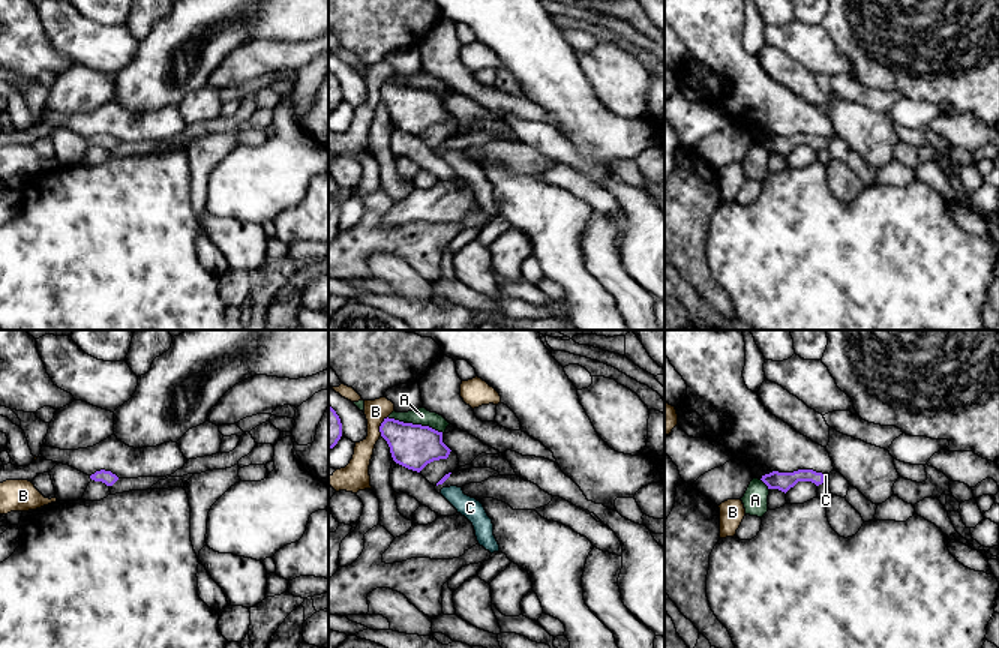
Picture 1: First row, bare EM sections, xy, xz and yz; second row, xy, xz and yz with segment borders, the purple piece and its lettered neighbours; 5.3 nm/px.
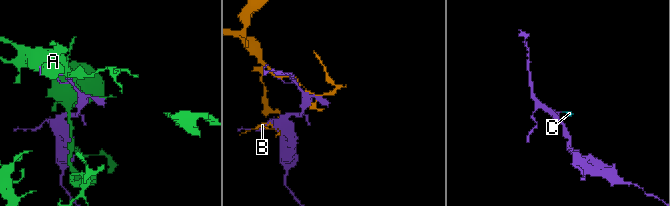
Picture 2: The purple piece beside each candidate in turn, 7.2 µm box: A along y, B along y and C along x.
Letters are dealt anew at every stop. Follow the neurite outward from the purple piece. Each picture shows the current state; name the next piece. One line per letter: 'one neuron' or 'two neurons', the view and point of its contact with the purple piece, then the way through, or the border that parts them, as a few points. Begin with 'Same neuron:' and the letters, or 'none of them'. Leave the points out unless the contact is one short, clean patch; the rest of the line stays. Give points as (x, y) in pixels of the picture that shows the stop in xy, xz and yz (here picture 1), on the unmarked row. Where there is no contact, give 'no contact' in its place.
Same neuron: C
A: two neurons; meets purple in xz at (416, 89)
B: two neurons; meets purple in xz at (380, 90)
C: one neuron; meets purple in yz at (822, 143); runs through yz (783, 146), (797, 140), (822, 143), (825, 140)

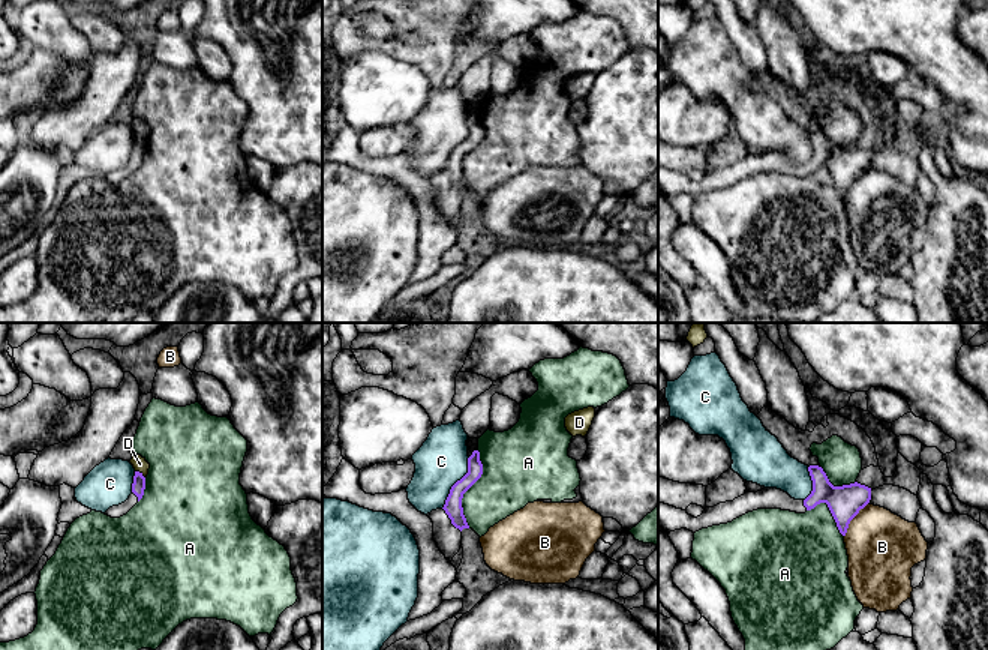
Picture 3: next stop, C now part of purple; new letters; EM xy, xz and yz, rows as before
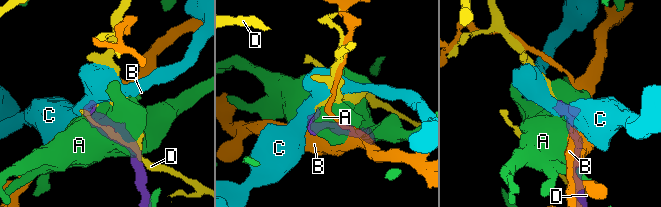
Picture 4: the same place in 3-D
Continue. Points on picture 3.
Same neuron: none of them
A: two neurons; meets purple in xz at (468, 152)
B: two neurons; meets purple in yz at (852, 182)
C: two neurons; meets purple in xz at (456, 146)
D: two neurons; meets purple in xy at (140, 137); border along xy (135, 134), (144, 141)

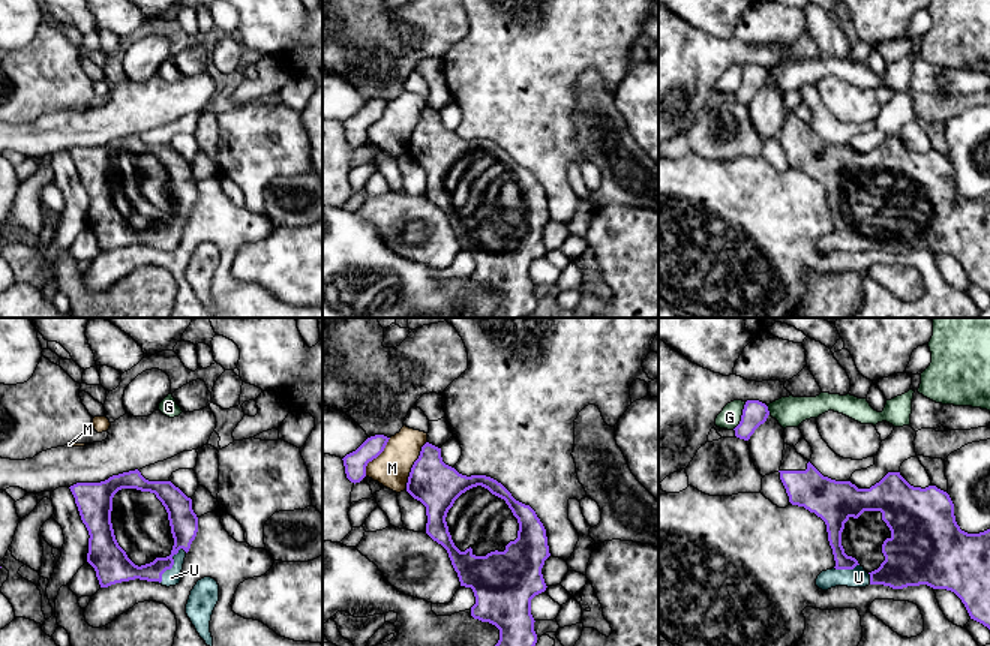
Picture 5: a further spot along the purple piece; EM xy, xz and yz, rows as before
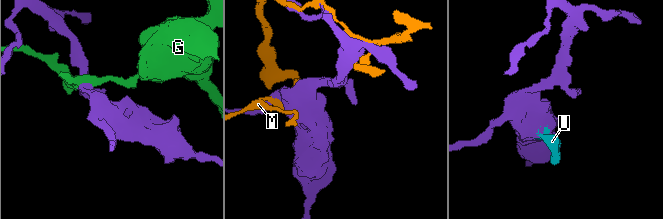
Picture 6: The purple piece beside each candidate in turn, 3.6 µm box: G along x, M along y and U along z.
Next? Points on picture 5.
Same neuron: U
G: two neurons; meets purple in yz at (741, 80); border along yz (746, 66), (741, 84), (732, 93)
M: two neurons; meets purple in xz at (413, 129)
U: one neuron; meets purple in xy at (170, 233); runs through xy (183, 189), (182, 210), (170, 233), (171, 242)

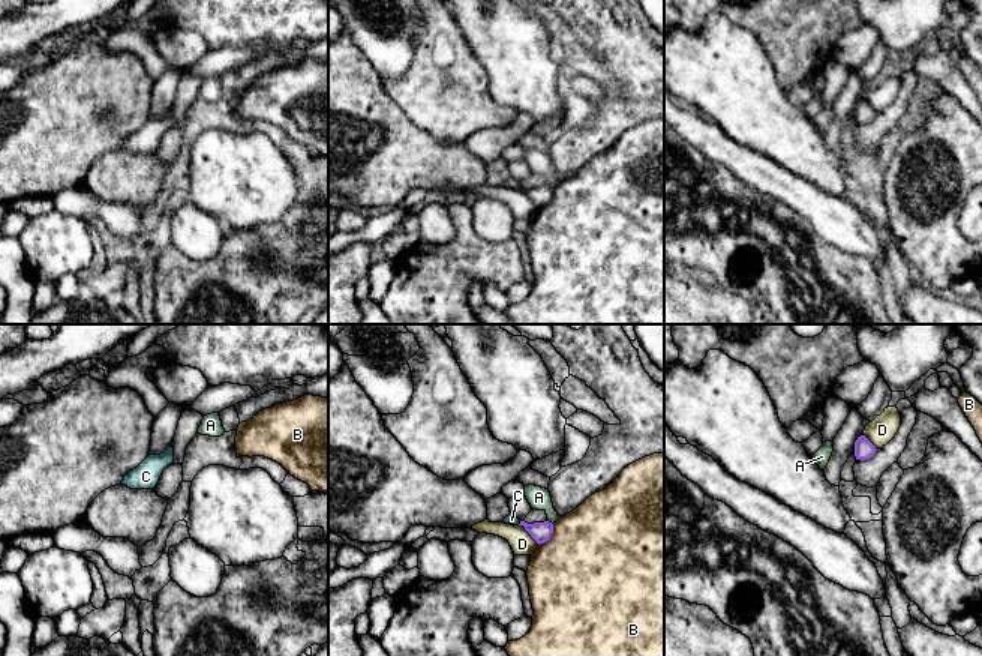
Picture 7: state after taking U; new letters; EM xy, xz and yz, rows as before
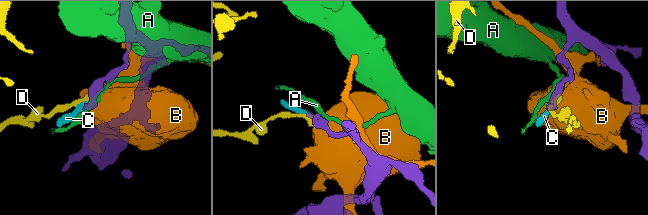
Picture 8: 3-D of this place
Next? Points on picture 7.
Same neuron: C
A: two neurons; meets purple in xz at (550, 186)
B: two neurons; meets purple in xz at (550, 198)
C: one neuron; meets purple in xz at (520, 186); runs through xz (540, 195), (520, 186), (511, 183)
D: two neurons; meets purple in xz at (528, 195); border along xz (519, 188), (538, 207)

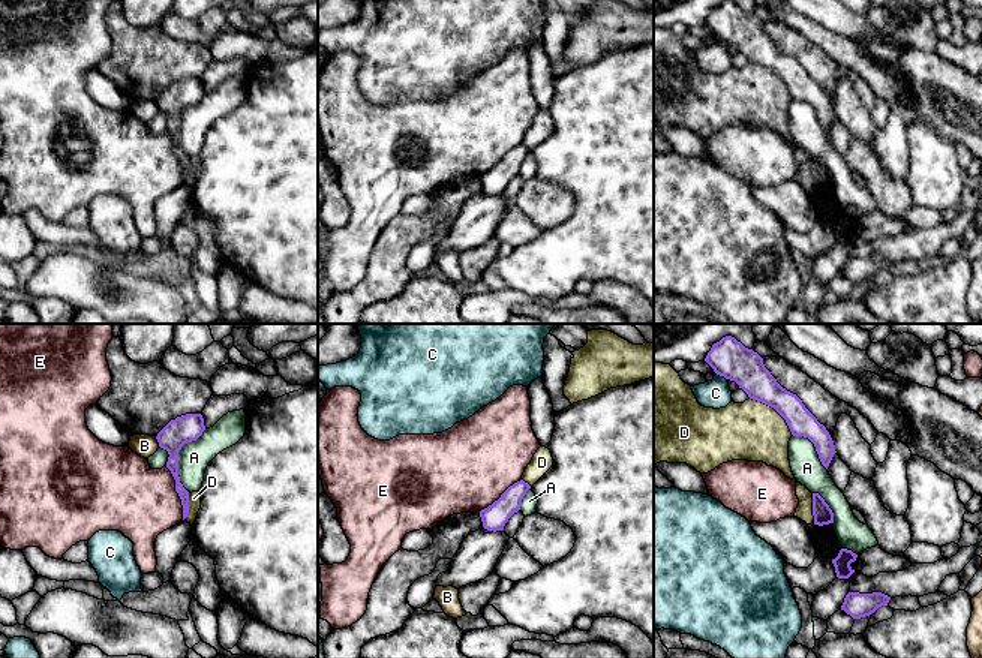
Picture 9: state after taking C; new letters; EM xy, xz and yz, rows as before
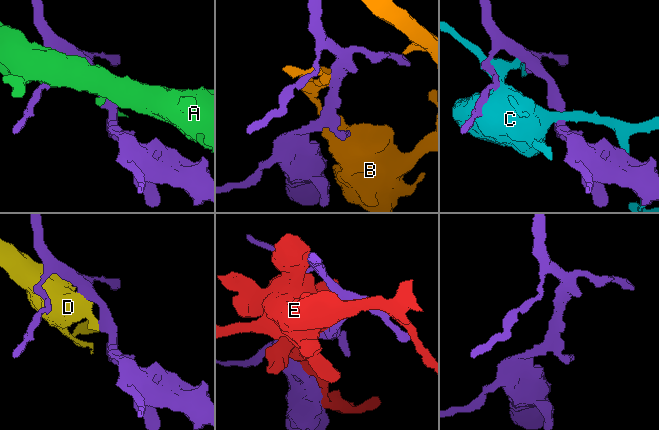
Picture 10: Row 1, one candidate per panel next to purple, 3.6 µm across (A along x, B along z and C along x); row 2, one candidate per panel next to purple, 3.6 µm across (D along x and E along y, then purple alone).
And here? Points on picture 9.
Same neuron: none of them
A: two neurons; meets purple in xy at (177, 122)
B: two neurons; meets purple in xy at (158, 105); border along xy (155, 101), (159, 110)
C: two neurons; meets purple in yz at (721, 39)
D: two neurons; meets purple in yz at (775, 74)
E: two neurons; meets purple in xy at (177, 156)

